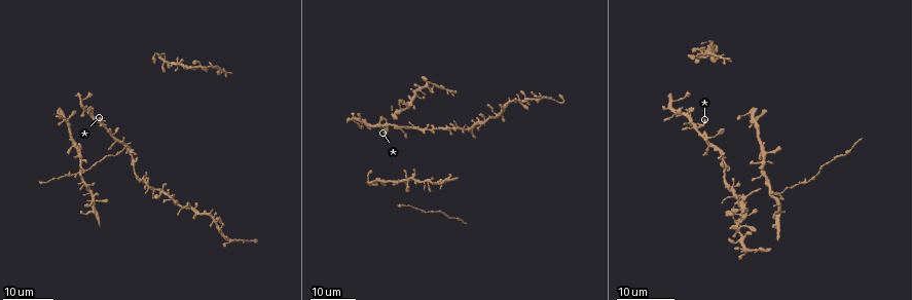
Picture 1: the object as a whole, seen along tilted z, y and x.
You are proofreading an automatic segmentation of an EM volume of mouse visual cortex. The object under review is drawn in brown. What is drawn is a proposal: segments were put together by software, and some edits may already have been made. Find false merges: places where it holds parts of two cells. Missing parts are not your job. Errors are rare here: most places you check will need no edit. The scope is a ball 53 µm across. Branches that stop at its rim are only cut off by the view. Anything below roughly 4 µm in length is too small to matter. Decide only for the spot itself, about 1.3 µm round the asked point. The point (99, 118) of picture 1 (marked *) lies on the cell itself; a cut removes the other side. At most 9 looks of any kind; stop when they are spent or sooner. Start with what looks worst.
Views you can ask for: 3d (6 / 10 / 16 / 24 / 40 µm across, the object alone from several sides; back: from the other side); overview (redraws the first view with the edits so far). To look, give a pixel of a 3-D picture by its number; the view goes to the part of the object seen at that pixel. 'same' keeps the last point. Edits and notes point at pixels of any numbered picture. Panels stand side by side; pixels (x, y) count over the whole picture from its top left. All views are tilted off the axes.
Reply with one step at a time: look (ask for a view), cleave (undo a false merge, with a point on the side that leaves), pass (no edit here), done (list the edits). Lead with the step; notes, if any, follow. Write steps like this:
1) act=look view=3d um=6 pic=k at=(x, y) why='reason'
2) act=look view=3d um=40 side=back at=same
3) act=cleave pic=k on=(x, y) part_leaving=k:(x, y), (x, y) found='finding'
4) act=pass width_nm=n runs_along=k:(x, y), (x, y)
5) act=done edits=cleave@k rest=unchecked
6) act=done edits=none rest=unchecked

act=look view=3d um=24 pic=1 at=(425, 182) why='two arms in line, one across'

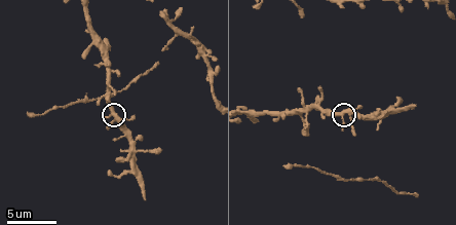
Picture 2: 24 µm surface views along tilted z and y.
act=look view=3d um=6 pic=2 at=(114, 114)

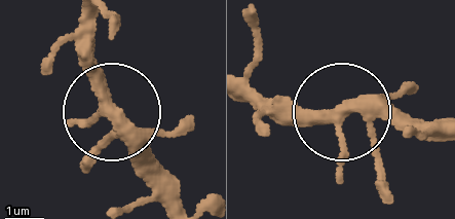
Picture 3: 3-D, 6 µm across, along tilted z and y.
act=pass side_arm_um=11 arms=3 found='continuous, no second cell'

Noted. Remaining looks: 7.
act=look view=3d um=16 pic=1 at=(383, 126) why='four or more arms meet'

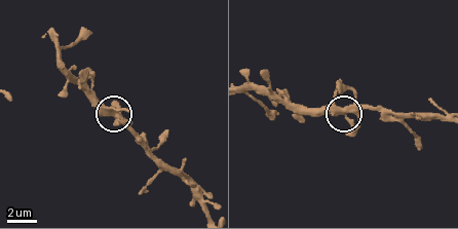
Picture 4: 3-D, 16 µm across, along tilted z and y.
act=look view=3d um=10 pic=4 at=(116, 115)

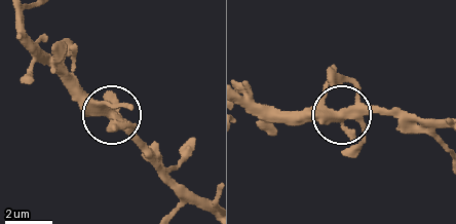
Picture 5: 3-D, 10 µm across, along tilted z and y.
act=pass width_nm=360 found='continuous, no second cell'

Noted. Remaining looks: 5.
act=look view=3d um=16 pic=1 at=(768, 248) why='calibre changes'

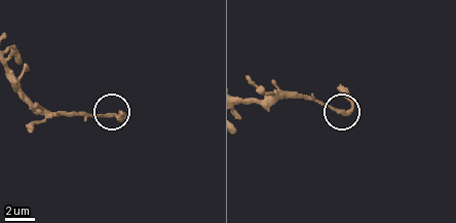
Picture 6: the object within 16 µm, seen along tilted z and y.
act=look view=3d um=10 pic=6 at=(340, 114)

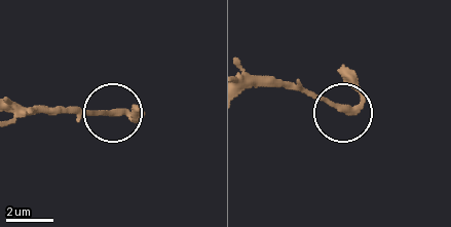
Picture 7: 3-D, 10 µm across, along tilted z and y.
act=pass runs_along=7:(249, 86), (299, 87), (349, 111), (363, 95), (352, 68) found='one cell here'

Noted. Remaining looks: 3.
act=look view=3d um=24 pic=1 at=(739, 225) why='looks like a crossing'

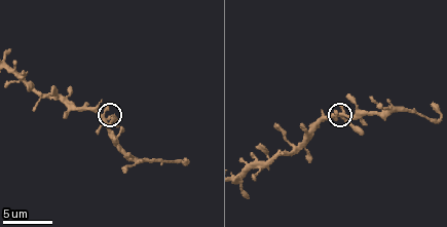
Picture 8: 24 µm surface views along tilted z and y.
act=look view=3d um=6 pic=8 at=(109, 115) why='closer look'

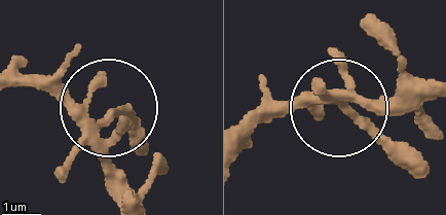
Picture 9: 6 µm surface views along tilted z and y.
act=pass found='continuous, no second cell'

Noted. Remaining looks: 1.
act=done edits=none rest=unchecked

